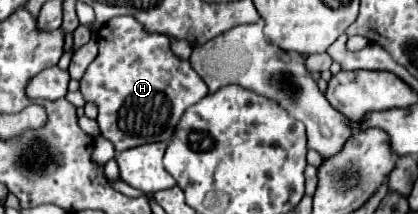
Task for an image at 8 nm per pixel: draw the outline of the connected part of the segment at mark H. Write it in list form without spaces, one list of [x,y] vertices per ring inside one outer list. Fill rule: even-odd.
[[[116,16],[108,20],[96,32],[96,40],[98,56],[80,80],[80,90],[84,94],[84,100],[92,100],[98,106],[96,120],[100,124],[102,136],[106,136],[118,152],[148,142],[168,142],[186,108],[200,102],[208,94],[204,80],[190,68],[188,60],[174,56],[174,52],[170,50],[170,40],[166,36],[148,32],[138,20],[134,20],[134,16]]]

